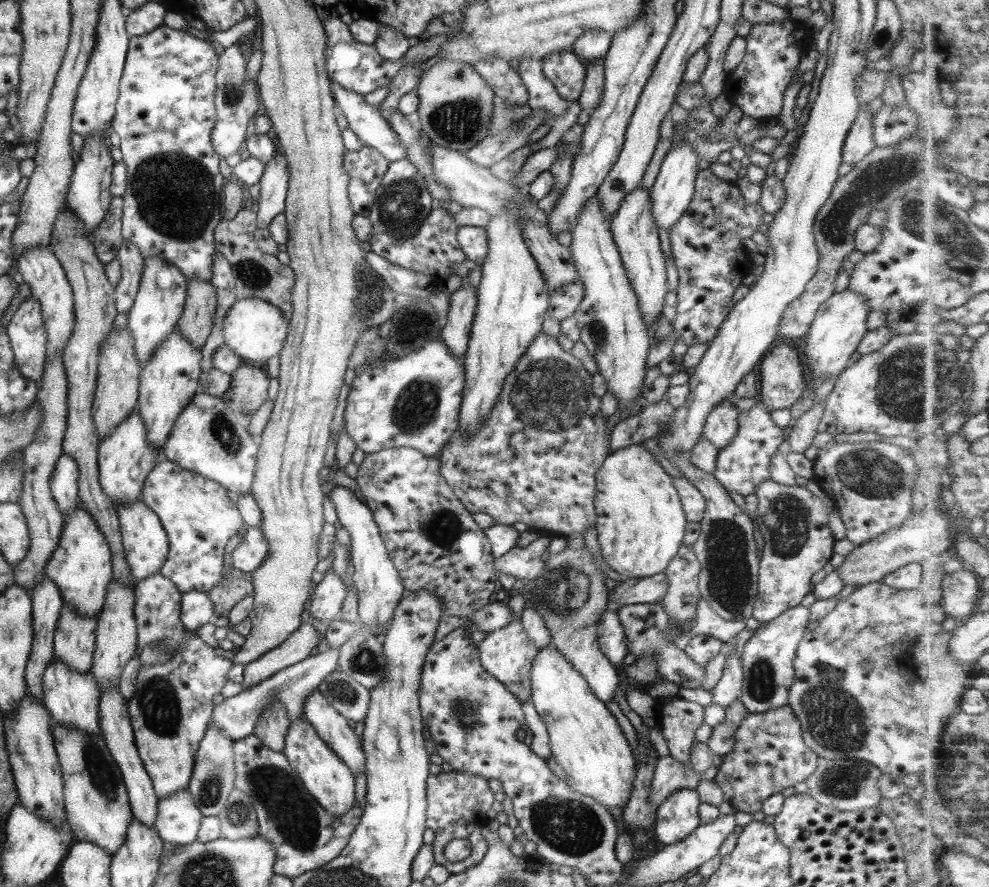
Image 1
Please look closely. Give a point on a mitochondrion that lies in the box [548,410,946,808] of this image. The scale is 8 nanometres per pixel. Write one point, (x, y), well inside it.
(836, 722)

